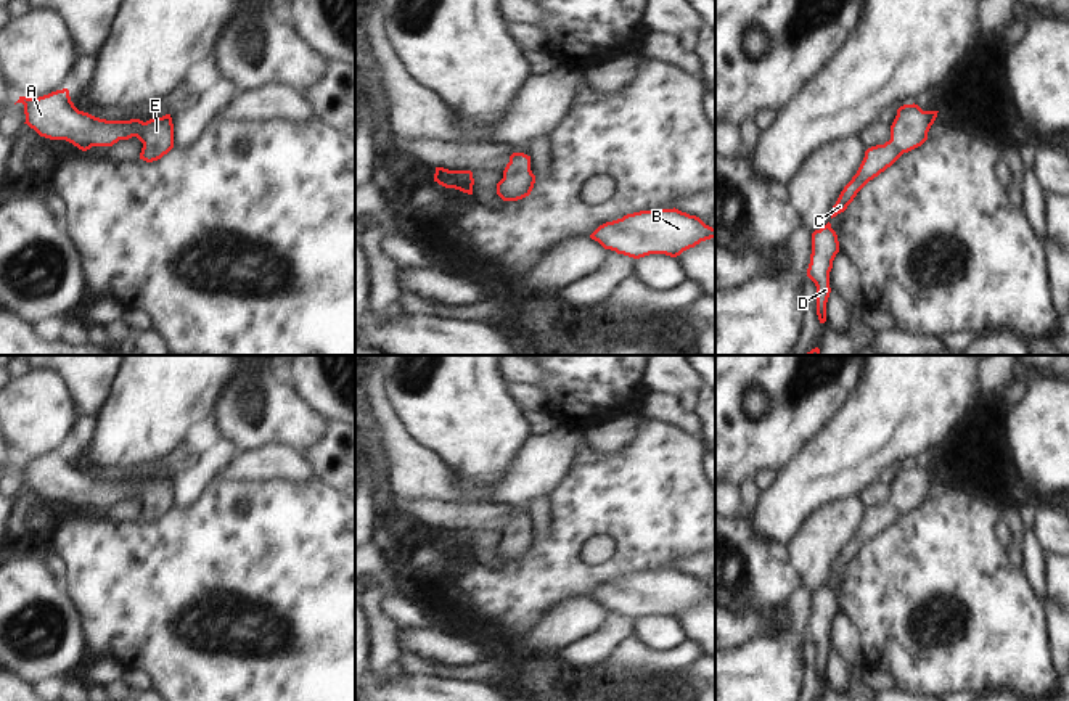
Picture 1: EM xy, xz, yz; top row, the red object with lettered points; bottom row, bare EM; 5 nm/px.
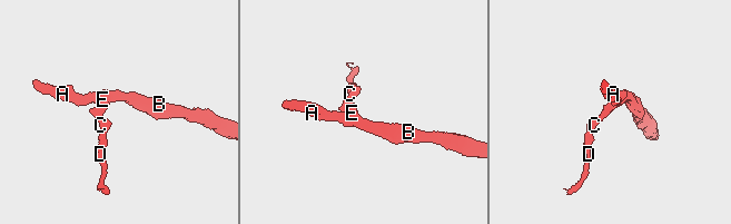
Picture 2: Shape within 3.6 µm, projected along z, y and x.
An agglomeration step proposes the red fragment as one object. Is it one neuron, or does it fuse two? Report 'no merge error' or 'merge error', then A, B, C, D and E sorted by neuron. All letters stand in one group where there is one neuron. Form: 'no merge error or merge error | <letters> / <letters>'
no merge error | A B C D E

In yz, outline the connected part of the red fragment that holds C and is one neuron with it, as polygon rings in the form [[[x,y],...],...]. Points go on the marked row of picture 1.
[[[915,103],[900,106],[891,125],[891,140],[865,151],[865,158],[857,174],[844,187],[833,206],[831,219],[844,212],[857,193],[870,180],[891,167],[903,153],[921,146],[928,140],[928,132],[934,124],[937,113],[939,111],[923,111]]]

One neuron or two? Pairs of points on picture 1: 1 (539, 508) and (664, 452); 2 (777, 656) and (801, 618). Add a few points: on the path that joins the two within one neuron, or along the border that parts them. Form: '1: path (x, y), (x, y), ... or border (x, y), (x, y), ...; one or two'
1: border (548, 499), (552, 504), (552, 532), (540, 539); two
2: border (791, 637), (799, 647); two

